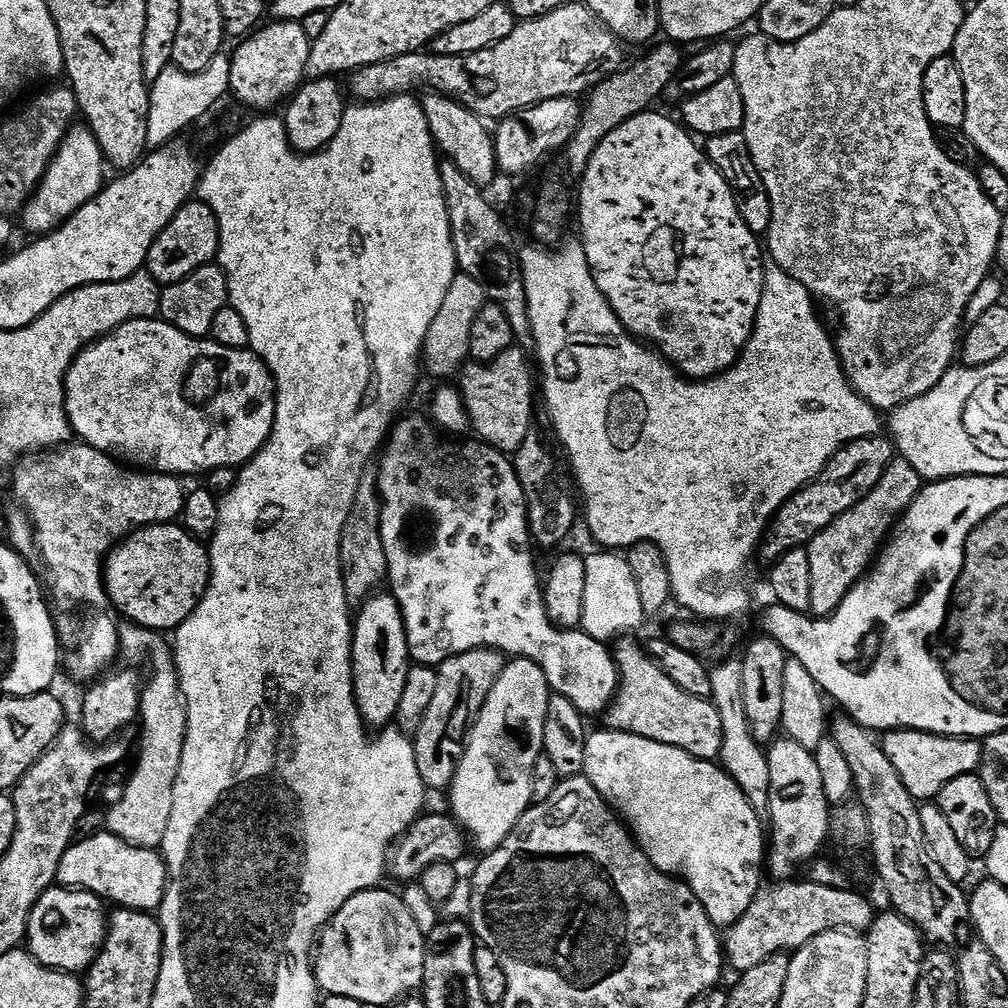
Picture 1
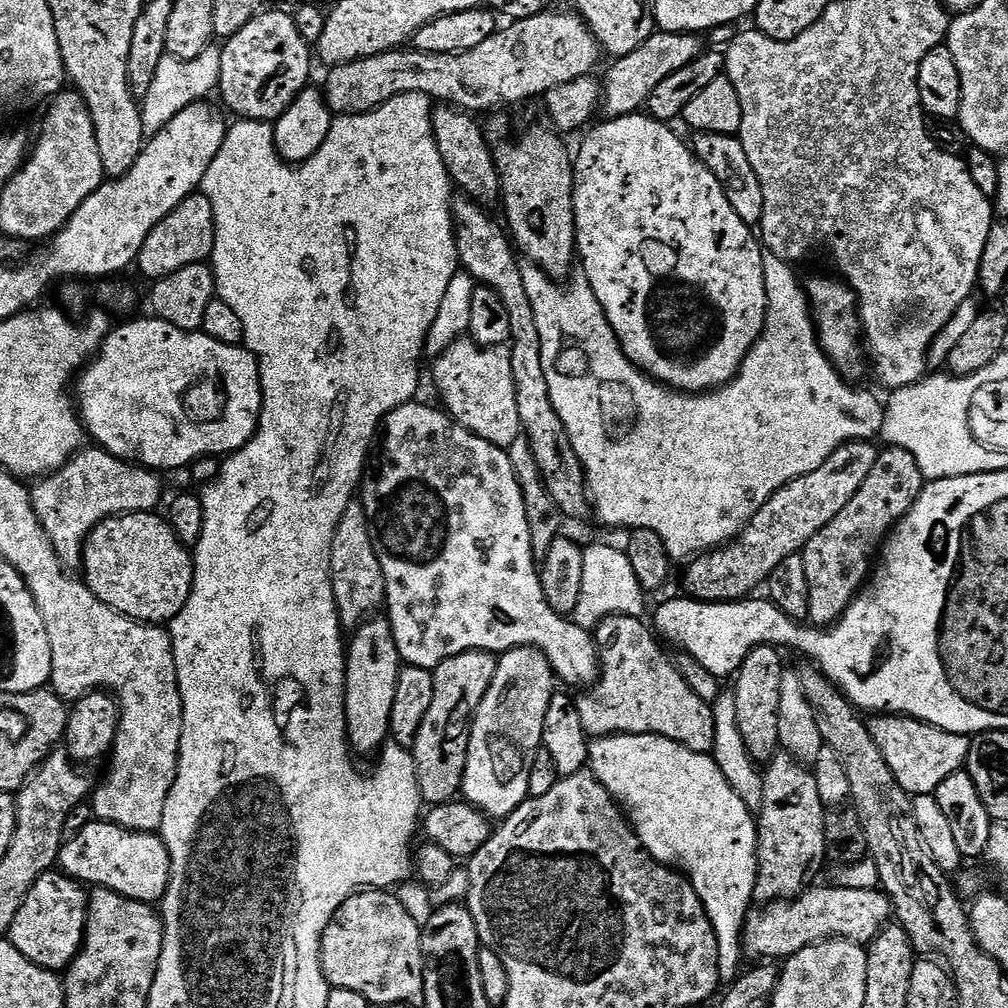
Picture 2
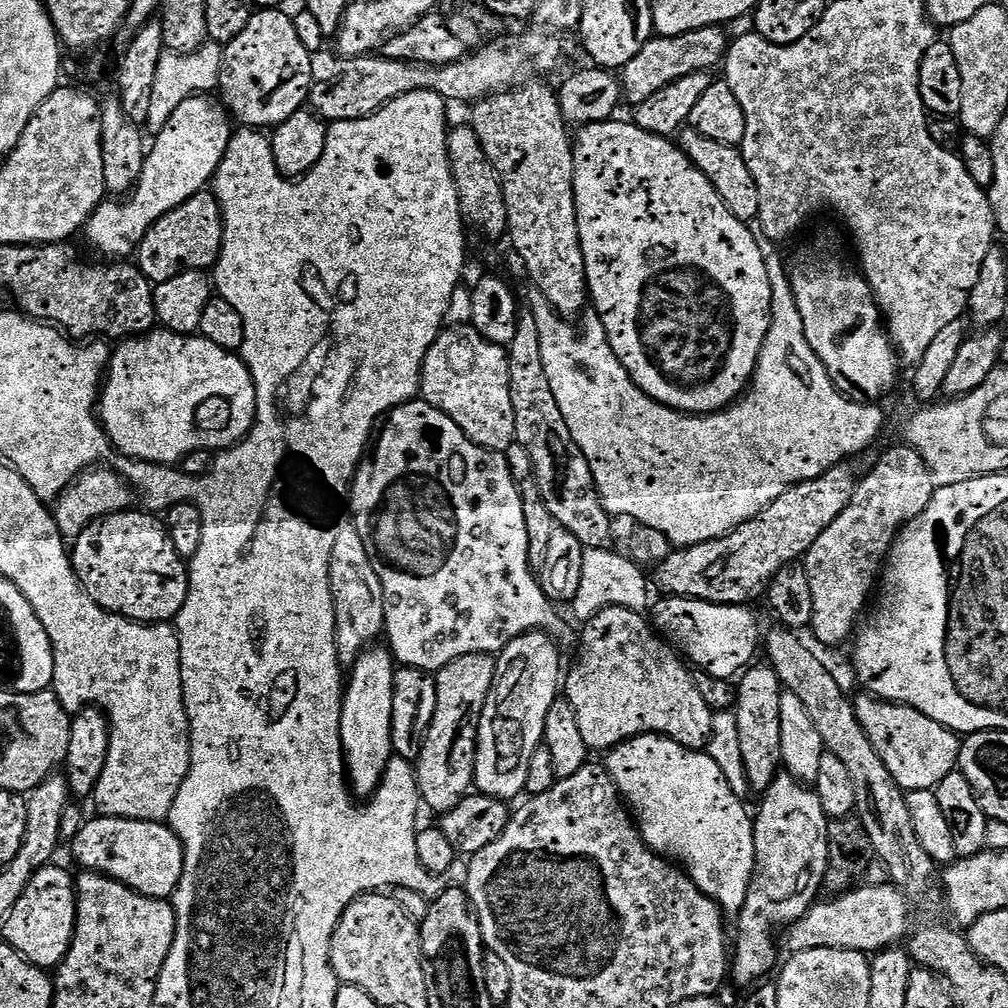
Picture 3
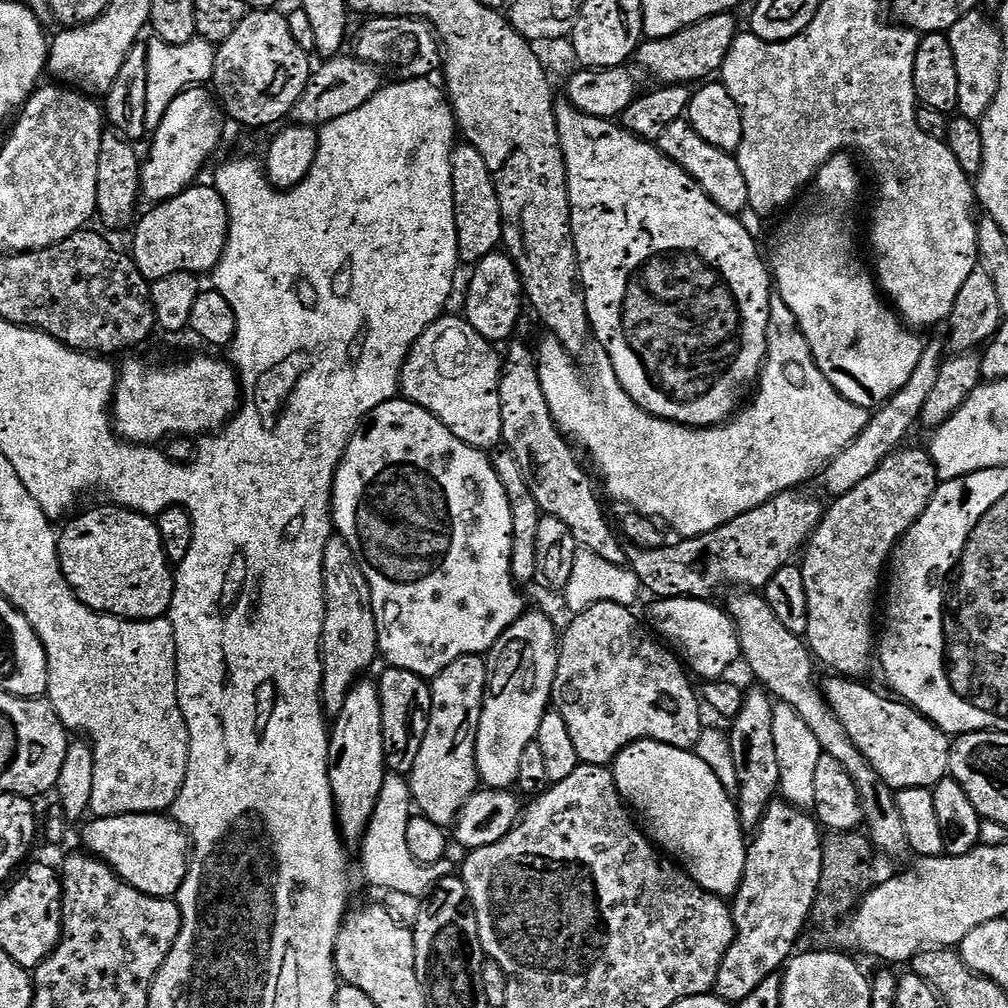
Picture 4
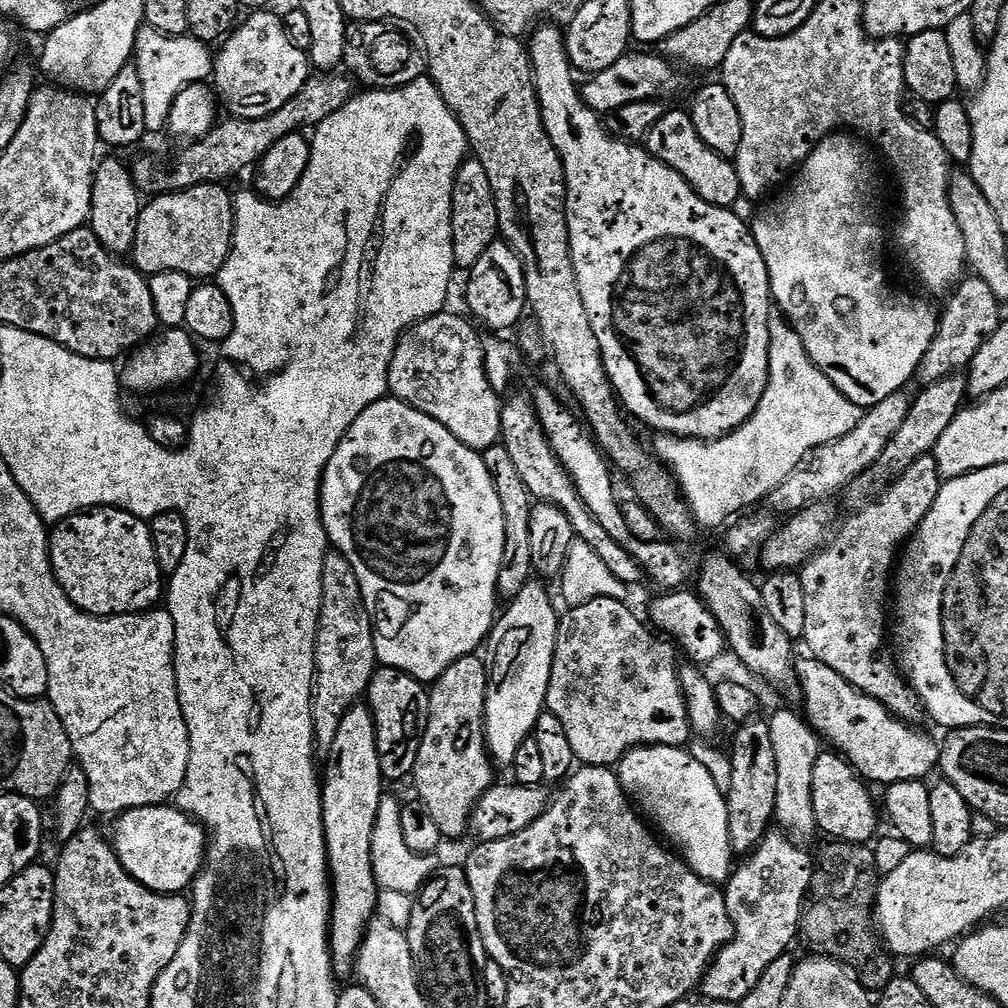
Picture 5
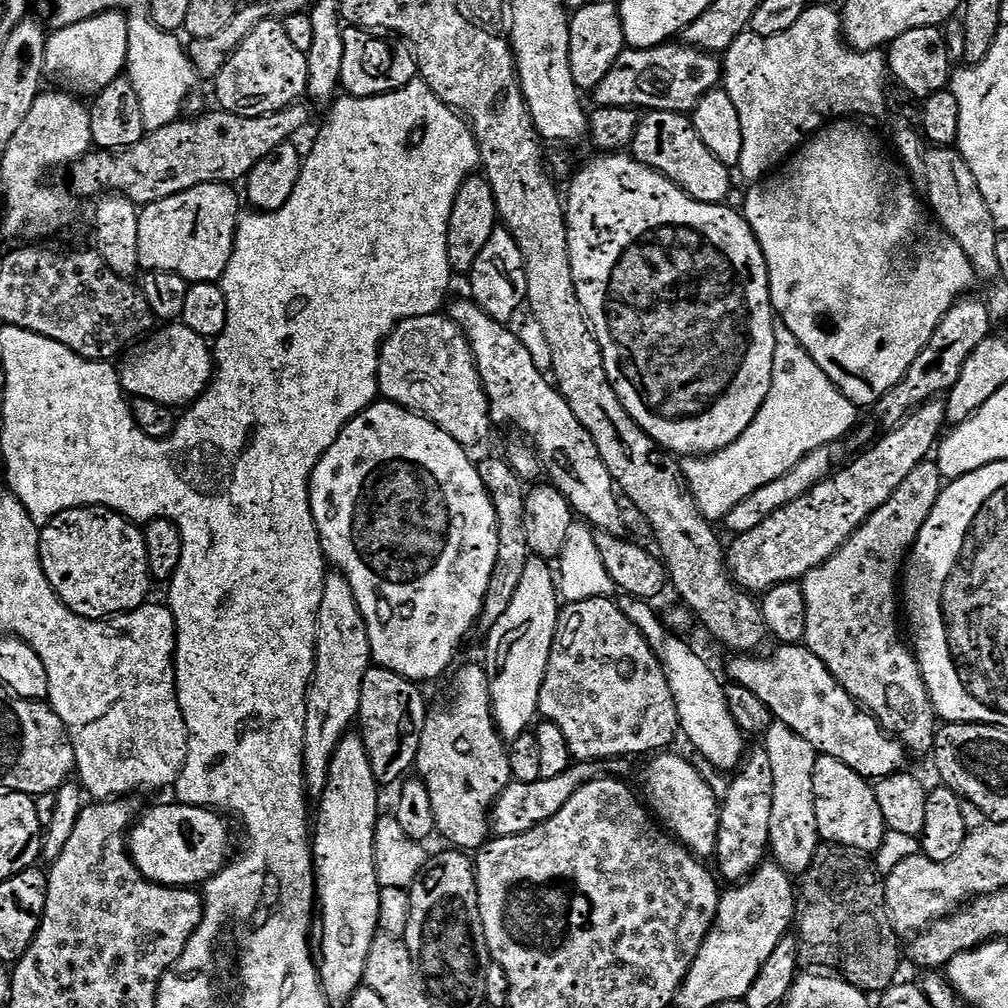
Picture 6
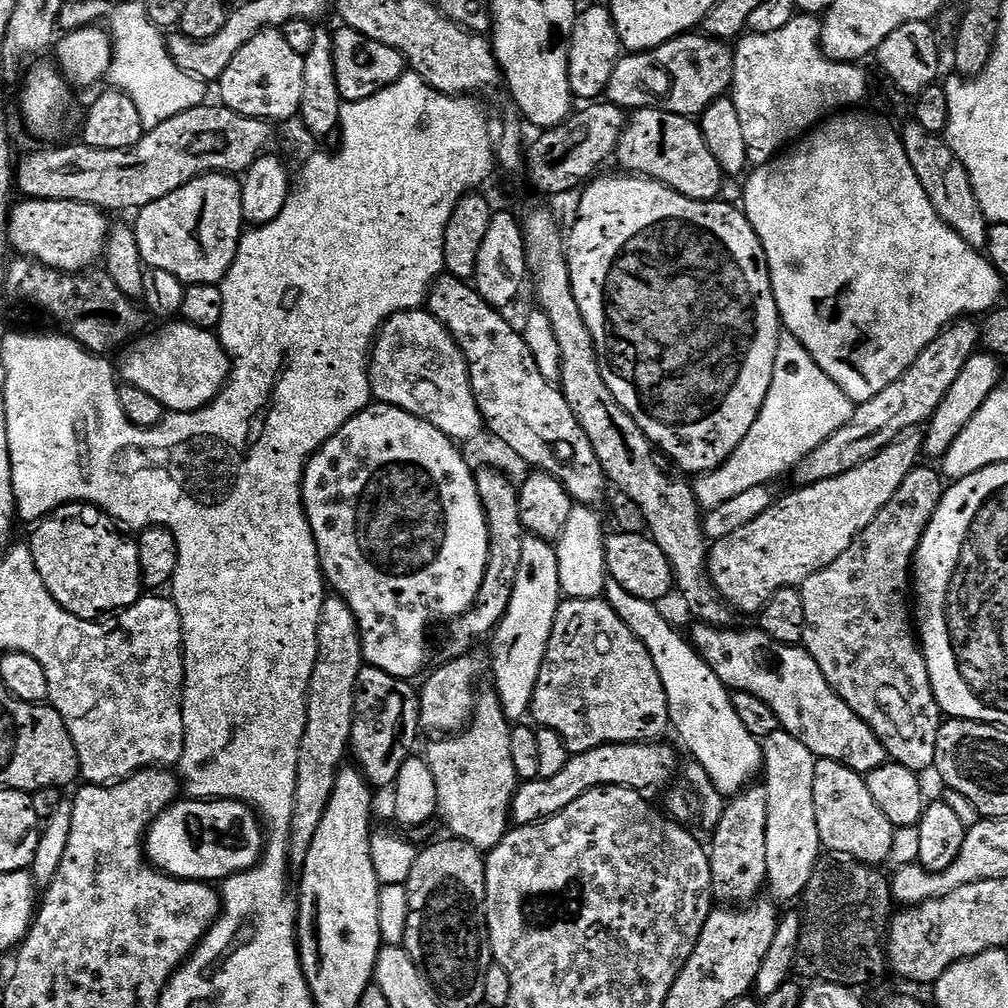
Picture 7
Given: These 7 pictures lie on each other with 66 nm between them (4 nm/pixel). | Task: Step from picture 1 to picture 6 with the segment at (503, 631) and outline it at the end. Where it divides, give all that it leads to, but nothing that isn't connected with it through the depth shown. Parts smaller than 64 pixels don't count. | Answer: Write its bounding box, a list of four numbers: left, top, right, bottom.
[308,399,498,680]

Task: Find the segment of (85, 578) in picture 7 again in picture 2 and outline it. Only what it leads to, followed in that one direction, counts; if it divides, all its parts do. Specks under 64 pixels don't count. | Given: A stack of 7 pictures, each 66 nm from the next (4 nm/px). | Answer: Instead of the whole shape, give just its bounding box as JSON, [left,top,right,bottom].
[82,512,196,626]

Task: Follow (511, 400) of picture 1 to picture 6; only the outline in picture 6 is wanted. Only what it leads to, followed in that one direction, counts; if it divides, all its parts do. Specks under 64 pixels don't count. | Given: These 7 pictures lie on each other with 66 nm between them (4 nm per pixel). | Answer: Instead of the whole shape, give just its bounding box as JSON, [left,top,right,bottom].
[380,314,494,450]

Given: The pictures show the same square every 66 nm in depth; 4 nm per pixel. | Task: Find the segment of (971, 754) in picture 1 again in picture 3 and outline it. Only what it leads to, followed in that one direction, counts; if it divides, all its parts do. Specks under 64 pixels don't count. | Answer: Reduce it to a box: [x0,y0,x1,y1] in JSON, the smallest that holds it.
[854,694,961,793]

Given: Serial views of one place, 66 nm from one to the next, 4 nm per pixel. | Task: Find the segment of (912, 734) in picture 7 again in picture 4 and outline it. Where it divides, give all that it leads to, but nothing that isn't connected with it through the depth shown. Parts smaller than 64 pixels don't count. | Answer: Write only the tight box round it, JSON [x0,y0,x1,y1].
[802,450,938,678]

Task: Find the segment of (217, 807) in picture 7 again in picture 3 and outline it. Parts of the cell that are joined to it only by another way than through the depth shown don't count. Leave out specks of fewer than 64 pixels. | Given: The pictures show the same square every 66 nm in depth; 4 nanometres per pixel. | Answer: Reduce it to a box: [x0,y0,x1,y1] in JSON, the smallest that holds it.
[70,815,174,900]

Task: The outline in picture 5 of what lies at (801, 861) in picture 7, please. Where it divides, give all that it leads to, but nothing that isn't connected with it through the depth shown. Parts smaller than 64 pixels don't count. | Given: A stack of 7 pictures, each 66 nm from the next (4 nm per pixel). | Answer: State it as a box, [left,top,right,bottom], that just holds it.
[770,712,822,838]

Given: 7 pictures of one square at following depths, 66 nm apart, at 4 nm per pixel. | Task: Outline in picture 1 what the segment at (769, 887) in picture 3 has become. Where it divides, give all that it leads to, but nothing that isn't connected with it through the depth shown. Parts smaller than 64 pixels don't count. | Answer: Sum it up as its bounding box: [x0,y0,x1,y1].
[766,738,830,882]

